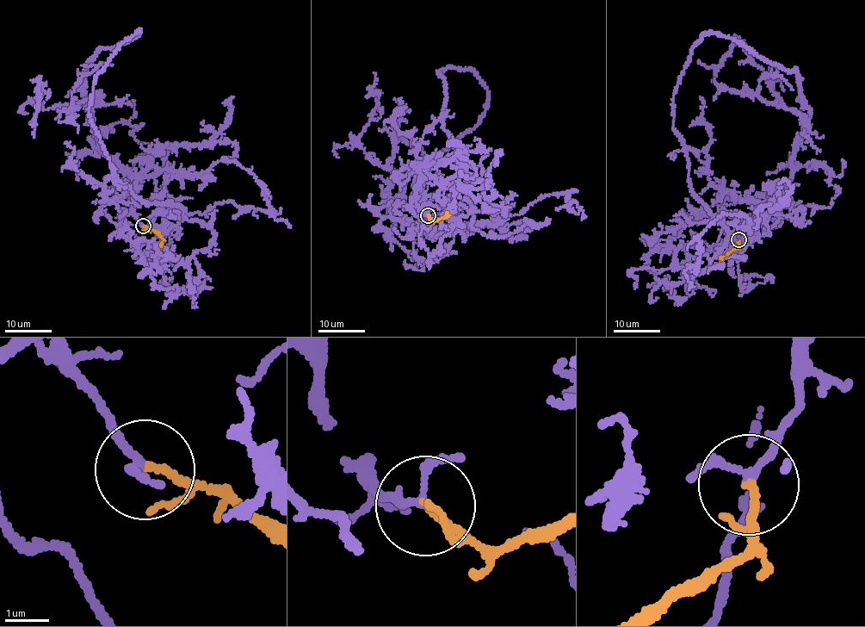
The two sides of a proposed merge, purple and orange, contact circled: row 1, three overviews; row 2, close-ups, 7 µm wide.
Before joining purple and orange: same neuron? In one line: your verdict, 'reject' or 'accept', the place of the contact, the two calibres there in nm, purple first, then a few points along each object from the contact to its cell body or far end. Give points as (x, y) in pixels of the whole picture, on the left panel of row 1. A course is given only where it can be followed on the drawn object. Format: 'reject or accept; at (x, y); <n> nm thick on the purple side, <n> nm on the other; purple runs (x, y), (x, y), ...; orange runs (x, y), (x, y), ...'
accept; at (143, 226); 150 nm thick on the purple side, 170 nm on the other; purple runs (143, 226), (134, 207), (163, 193), (168, 170), (113, 164), (83, 95), (92, 56), (139, 32), (103, 71); orange runs (143, 226), (156, 231), (163, 240), (159, 247)

